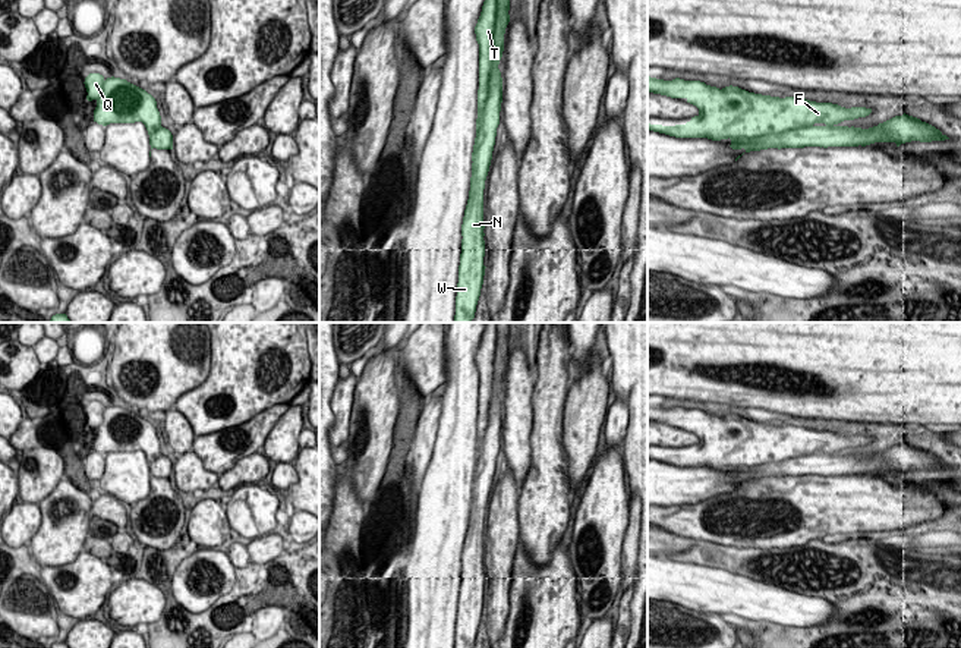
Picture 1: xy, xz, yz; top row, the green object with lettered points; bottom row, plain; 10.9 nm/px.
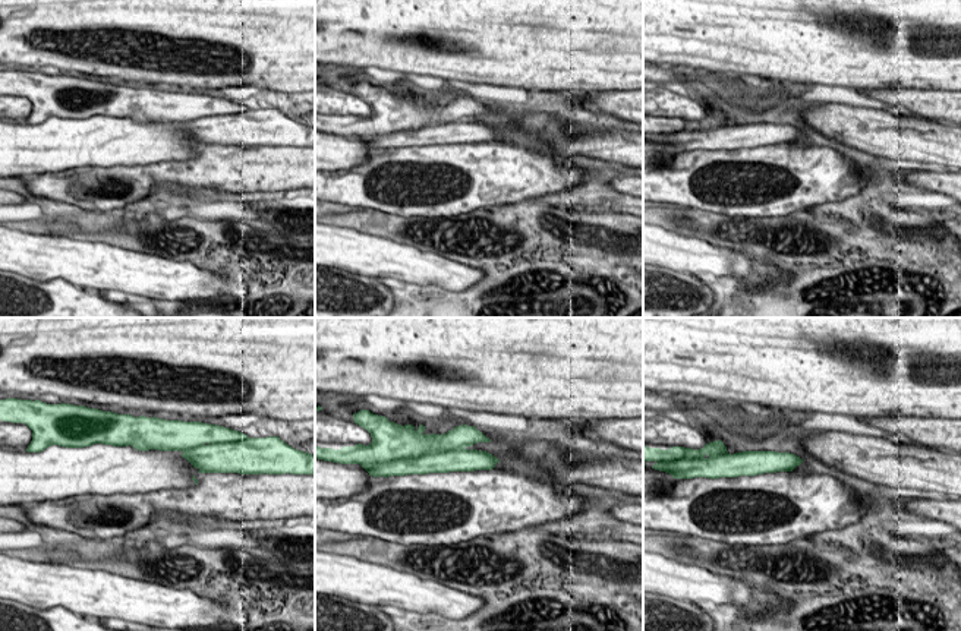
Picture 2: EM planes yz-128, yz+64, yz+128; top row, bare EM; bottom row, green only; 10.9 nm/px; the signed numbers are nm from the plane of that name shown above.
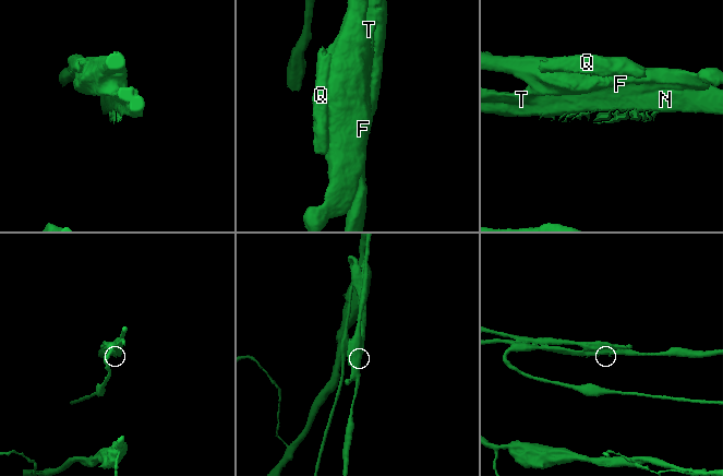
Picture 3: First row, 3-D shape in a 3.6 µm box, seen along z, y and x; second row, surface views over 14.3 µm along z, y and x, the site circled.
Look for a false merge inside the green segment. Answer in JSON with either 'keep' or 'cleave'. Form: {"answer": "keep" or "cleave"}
{"answer": "cleave"}

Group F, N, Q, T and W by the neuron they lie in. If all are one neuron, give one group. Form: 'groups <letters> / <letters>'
groups F Q T / N W

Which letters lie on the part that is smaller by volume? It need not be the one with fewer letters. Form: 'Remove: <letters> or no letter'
Remove: N, W

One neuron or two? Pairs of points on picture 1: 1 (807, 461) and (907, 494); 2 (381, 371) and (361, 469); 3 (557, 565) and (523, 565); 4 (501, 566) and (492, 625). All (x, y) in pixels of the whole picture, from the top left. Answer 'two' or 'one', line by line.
1: one
2: one
3: one
4: one

